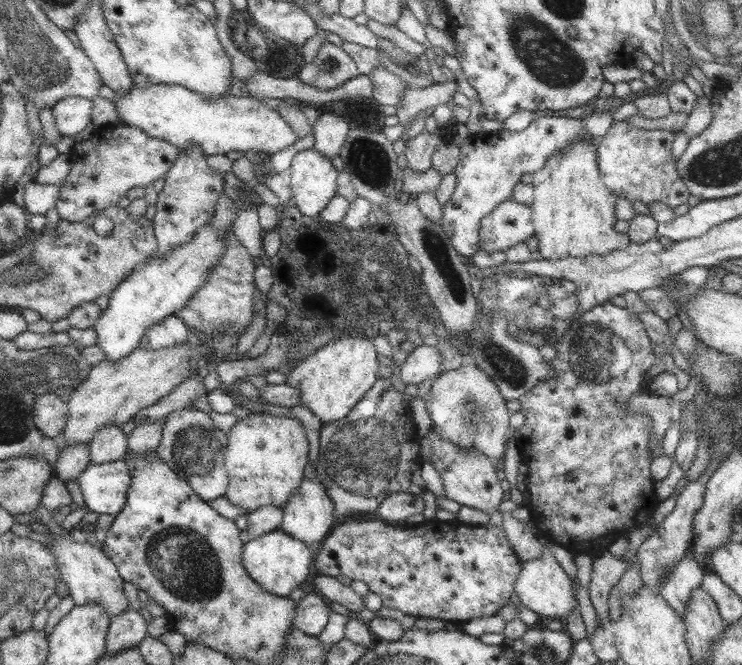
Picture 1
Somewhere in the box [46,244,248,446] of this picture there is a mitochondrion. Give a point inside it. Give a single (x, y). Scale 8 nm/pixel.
(77, 380)

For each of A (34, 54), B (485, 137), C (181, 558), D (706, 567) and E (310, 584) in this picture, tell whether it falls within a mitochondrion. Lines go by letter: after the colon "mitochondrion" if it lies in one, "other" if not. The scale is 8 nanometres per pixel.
A: mitochondrion
B: other
C: mitochondrion
D: other
E: other

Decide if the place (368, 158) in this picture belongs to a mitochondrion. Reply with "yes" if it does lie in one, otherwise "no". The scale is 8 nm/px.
yes

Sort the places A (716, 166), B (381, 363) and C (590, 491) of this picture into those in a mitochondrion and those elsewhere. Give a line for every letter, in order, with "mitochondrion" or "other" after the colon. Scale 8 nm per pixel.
A: mitochondrion
B: other
C: mitochondrion

